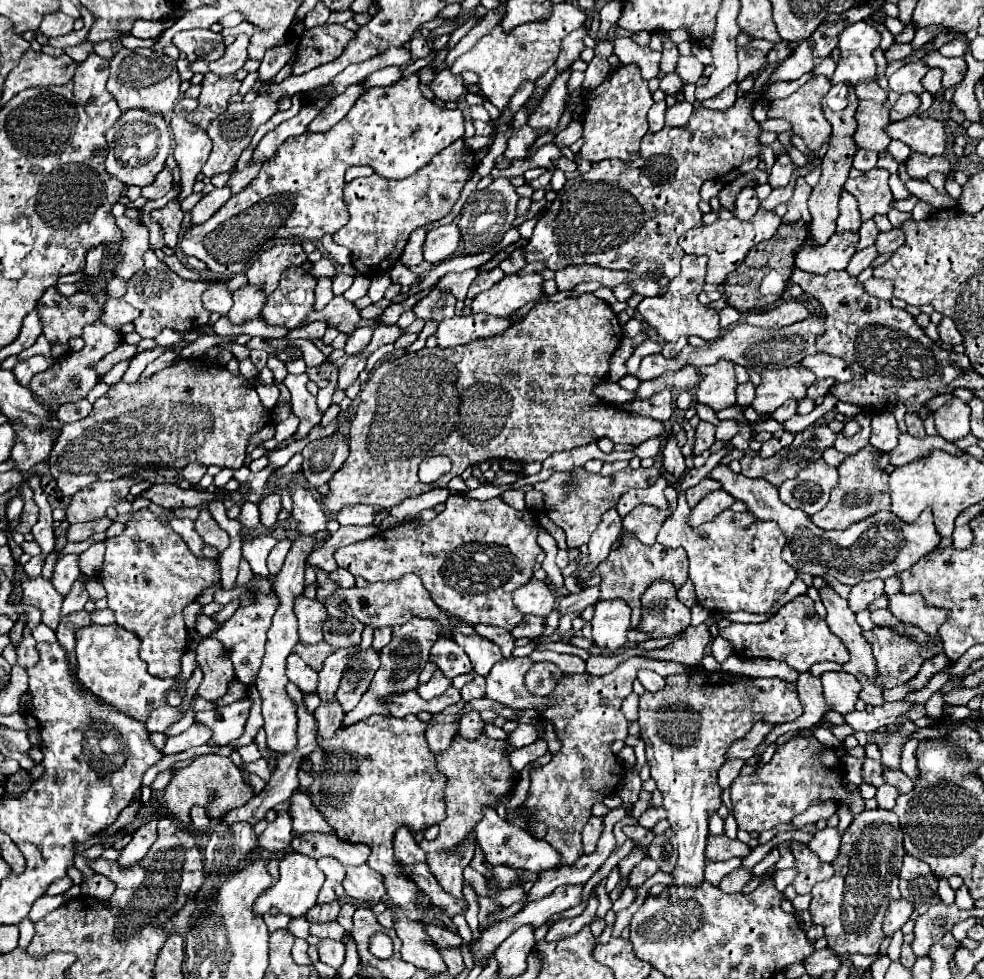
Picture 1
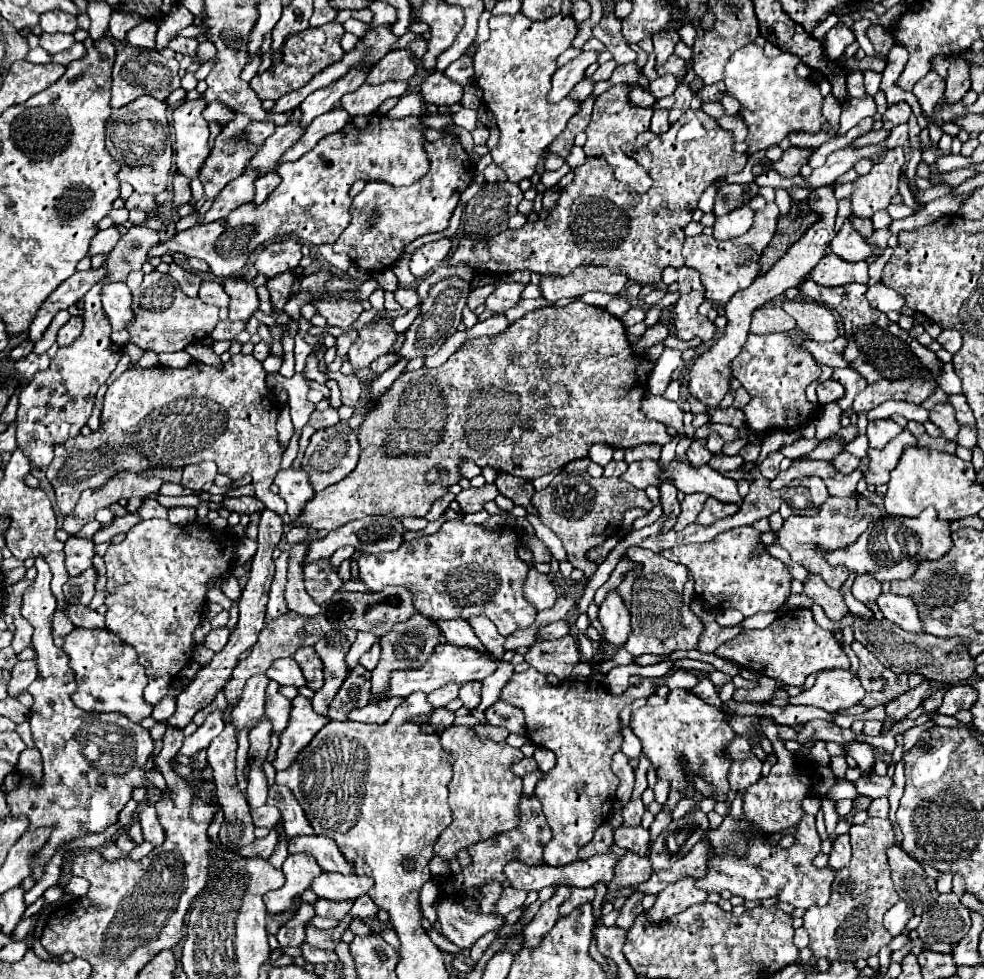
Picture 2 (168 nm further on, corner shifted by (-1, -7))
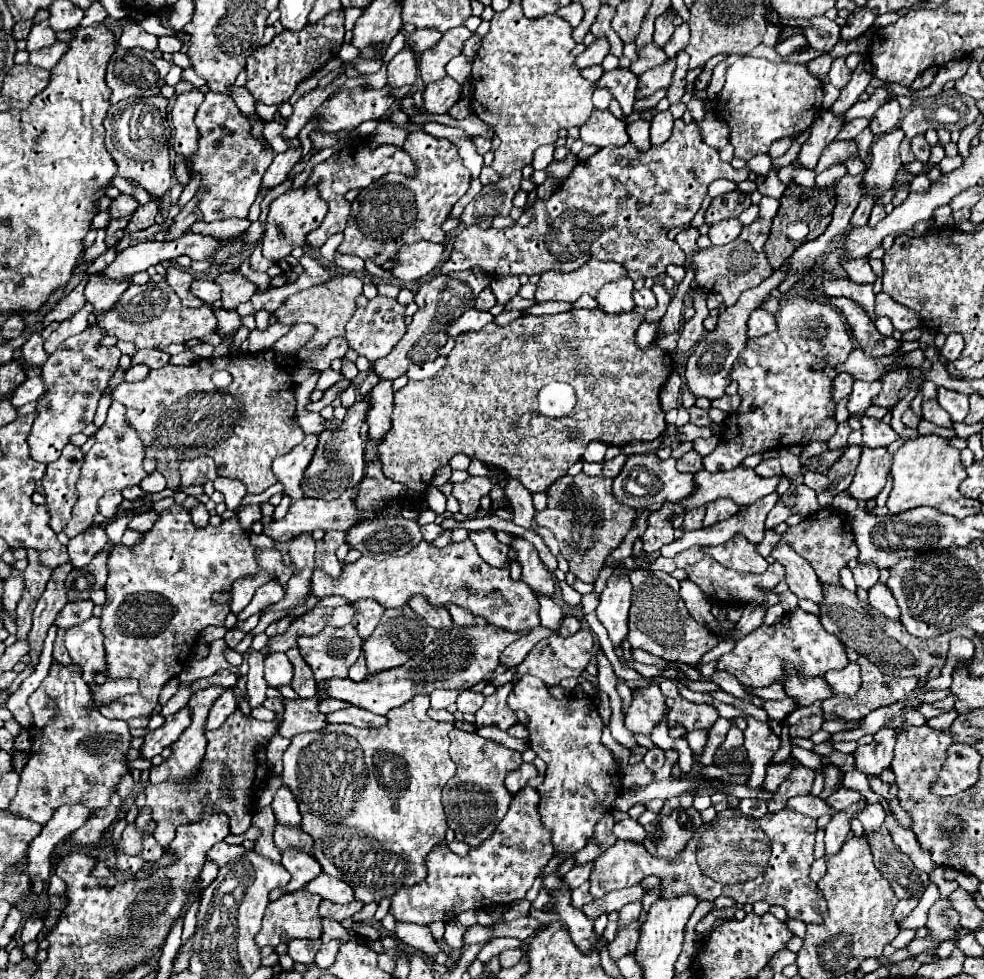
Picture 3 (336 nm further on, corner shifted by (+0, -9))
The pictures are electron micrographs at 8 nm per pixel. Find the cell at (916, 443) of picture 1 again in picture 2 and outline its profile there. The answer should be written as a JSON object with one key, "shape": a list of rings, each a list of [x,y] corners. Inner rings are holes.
{"shape":[[[905,429],[901,431],[895,439],[891,439],[881,451],[877,449],[869,449],[867,457],[869,457],[869,467],[863,473],[863,479],[867,481],[867,485],[879,487],[885,485],[889,481],[889,473],[895,469],[895,465],[901,459],[901,453],[905,447],[909,445],[917,445],[915,437]]]}

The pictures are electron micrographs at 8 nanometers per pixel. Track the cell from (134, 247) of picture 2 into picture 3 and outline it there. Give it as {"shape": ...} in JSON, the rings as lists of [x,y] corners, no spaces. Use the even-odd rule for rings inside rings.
{"shape":[[[96,323],[88,325],[80,335],[68,337],[50,357],[48,361],[40,367],[40,377],[46,385],[46,391],[42,395],[42,399],[38,401],[34,413],[36,419],[32,423],[30,435],[28,435],[28,445],[30,445],[30,457],[38,463],[52,463],[60,457],[60,451],[66,443],[70,443],[70,437],[80,433],[92,419],[98,407],[98,401],[102,397],[102,391],[108,387],[110,377],[118,371],[118,361],[120,361],[120,351],[118,347],[104,347],[100,341],[106,337],[106,333],[102,329],[96,329]]]}

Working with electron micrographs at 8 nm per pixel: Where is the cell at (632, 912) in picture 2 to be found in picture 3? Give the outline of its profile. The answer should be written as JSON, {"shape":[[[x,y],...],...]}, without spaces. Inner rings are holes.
{"shape":[[[634,919],[630,925],[626,925],[626,927],[620,927],[618,929],[618,933],[616,933],[616,939],[608,945],[608,949],[610,949],[610,957],[612,959],[620,959],[622,955],[626,955],[626,953],[630,953],[630,949],[634,951],[634,947],[636,947],[636,943],[638,943],[638,931],[640,931],[640,919]]]}

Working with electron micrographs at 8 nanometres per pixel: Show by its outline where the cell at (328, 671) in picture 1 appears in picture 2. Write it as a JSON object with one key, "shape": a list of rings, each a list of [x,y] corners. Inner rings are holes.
{"shape":[[[359,631],[359,633],[357,633],[357,639],[355,639],[355,643],[351,645],[349,655],[347,655],[349,669],[353,669],[353,667],[359,663],[359,657],[361,657],[363,653],[367,653],[375,641],[377,641],[377,637],[375,637],[373,633],[369,633],[369,631]]]}

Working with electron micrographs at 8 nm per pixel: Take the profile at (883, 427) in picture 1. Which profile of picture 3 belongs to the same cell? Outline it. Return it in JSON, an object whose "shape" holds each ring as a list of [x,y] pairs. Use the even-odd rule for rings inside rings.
{"shape":[[[862,417],[862,435],[866,447],[888,447],[900,437],[888,423],[872,417]]]}

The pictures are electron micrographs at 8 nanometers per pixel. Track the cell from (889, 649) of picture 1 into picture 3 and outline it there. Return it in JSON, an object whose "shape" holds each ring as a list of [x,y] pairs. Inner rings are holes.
{"shape":[[[864,655],[858,659],[858,665],[860,665],[860,675],[862,675],[862,685],[860,685],[858,693],[856,693],[854,697],[837,695],[822,701],[824,719],[832,719],[834,715],[844,717],[846,721],[864,719],[870,711],[874,711],[874,709],[878,709],[878,707],[884,707],[884,705],[902,701],[908,693],[912,693],[912,691],[918,687],[918,679],[916,679],[916,677],[908,677],[908,679],[892,679],[892,677],[882,675],[882,673],[878,671],[878,667],[876,667],[872,661],[868,661],[868,657],[864,657]]]}

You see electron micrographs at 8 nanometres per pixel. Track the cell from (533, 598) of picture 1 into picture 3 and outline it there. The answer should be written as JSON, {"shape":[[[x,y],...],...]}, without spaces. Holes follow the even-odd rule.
{"shape":[[[516,537],[512,547],[516,547],[518,553],[518,563],[522,565],[522,581],[528,583],[536,595],[546,595],[552,597],[556,587],[554,587],[554,575],[542,565],[538,551],[534,549],[532,543],[528,543],[522,537]]]}

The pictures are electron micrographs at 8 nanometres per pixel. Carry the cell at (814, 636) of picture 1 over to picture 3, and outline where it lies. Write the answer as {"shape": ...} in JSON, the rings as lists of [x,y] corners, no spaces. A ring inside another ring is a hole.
{"shape":[[[794,609],[788,611],[782,621],[772,627],[760,625],[756,631],[740,639],[730,653],[724,653],[716,661],[718,671],[728,671],[742,685],[752,687],[768,687],[774,681],[786,677],[786,665],[796,667],[804,677],[816,677],[832,669],[844,669],[844,665],[848,665],[848,657],[842,641],[836,635],[830,635],[816,615]]]}

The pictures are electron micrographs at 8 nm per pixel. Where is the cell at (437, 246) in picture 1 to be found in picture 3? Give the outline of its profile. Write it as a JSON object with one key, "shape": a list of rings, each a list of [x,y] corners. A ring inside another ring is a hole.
{"shape":[[[418,241],[412,245],[400,247],[396,259],[398,263],[392,267],[392,273],[400,281],[416,281],[428,275],[442,263],[444,245]]]}

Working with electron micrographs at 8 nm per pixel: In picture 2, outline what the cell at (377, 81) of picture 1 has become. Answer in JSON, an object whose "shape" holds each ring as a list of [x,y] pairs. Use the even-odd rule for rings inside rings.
{"shape":[[[389,81],[383,85],[361,85],[357,91],[343,95],[341,103],[343,103],[343,109],[351,117],[371,115],[383,101],[387,101],[391,97],[403,97],[407,93],[407,89],[409,89],[407,81],[401,81],[401,83]]]}

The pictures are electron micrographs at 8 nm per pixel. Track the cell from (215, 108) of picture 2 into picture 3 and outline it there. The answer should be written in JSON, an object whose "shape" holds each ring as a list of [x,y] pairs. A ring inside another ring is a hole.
{"shape":[[[208,91],[196,111],[196,127],[200,131],[200,149],[190,163],[200,169],[202,185],[208,187],[198,205],[204,221],[248,217],[248,209],[256,199],[264,171],[274,159],[274,151],[250,135],[250,121],[228,95]]]}

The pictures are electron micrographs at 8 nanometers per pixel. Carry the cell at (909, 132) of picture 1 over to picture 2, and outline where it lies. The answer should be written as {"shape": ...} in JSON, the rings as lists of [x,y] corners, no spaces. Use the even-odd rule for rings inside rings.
{"shape":[[[881,129],[881,131],[869,131],[869,133],[861,135],[859,139],[855,139],[855,141],[853,141],[849,147],[865,147],[865,145],[877,145],[877,143],[885,141],[885,139],[887,139],[887,135],[889,135],[889,133],[885,133],[883,129]]]}

